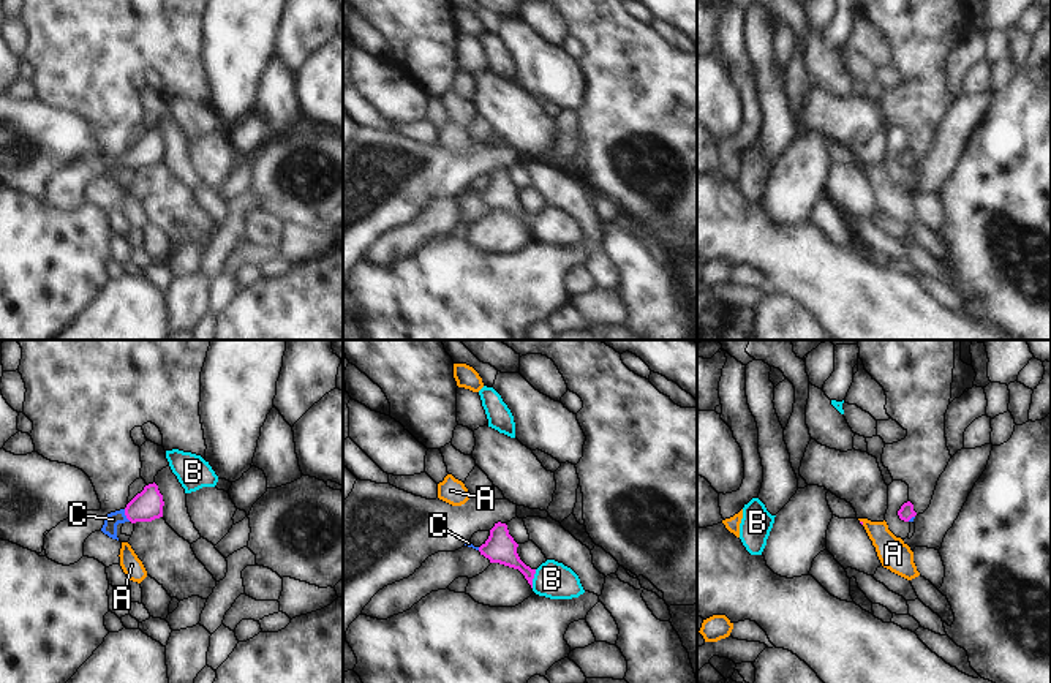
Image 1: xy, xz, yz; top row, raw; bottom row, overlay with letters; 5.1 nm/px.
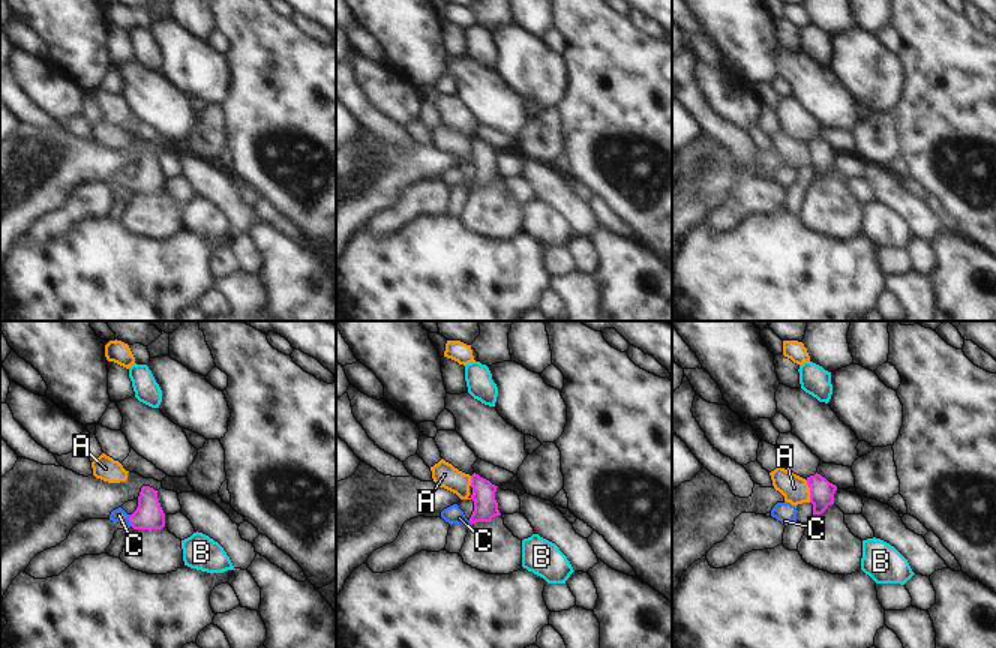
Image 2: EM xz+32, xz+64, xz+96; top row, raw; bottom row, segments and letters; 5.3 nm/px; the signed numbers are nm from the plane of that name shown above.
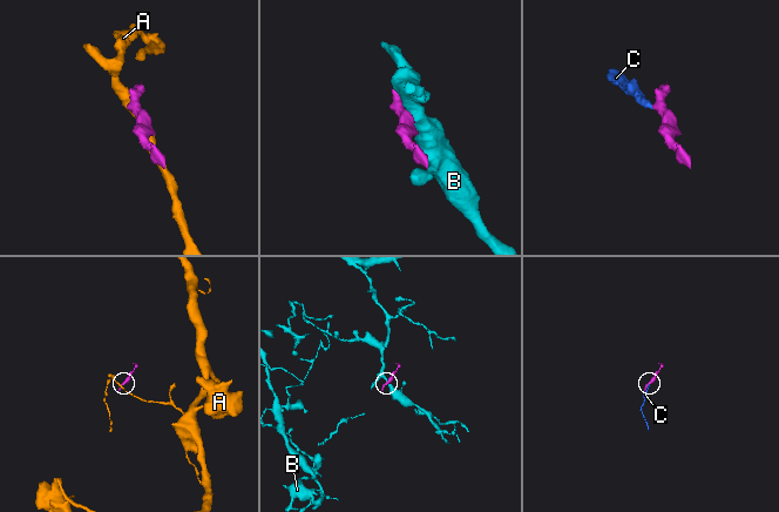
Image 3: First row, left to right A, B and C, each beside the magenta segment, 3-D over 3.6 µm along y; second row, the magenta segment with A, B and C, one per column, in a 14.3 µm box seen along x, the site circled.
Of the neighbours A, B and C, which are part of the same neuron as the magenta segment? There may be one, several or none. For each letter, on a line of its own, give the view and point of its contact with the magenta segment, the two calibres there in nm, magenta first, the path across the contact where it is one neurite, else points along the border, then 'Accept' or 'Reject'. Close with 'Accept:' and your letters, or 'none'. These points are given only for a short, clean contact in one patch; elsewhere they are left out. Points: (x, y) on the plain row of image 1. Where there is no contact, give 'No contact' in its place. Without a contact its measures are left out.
A: Touches magenta at yz (862, 168). Thickness 20 nm (magenta) against 160 nm. Boundary: yz (860, 166), (863, 169). Reject
B: Touches magenta at xz (531, 225). Thickness 160 nm (magenta) against 190 nm. Boundary: xz (536, 215), (531, 233). Reject
C: Touches magenta at xy (125, 160). Thickness 160 nm (magenta) against 70 nm. Path across: xy (146, 152), (125, 160), (113, 165). Accept
Accept: C

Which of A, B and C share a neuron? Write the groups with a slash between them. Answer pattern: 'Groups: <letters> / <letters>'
Groups: A / B / C

